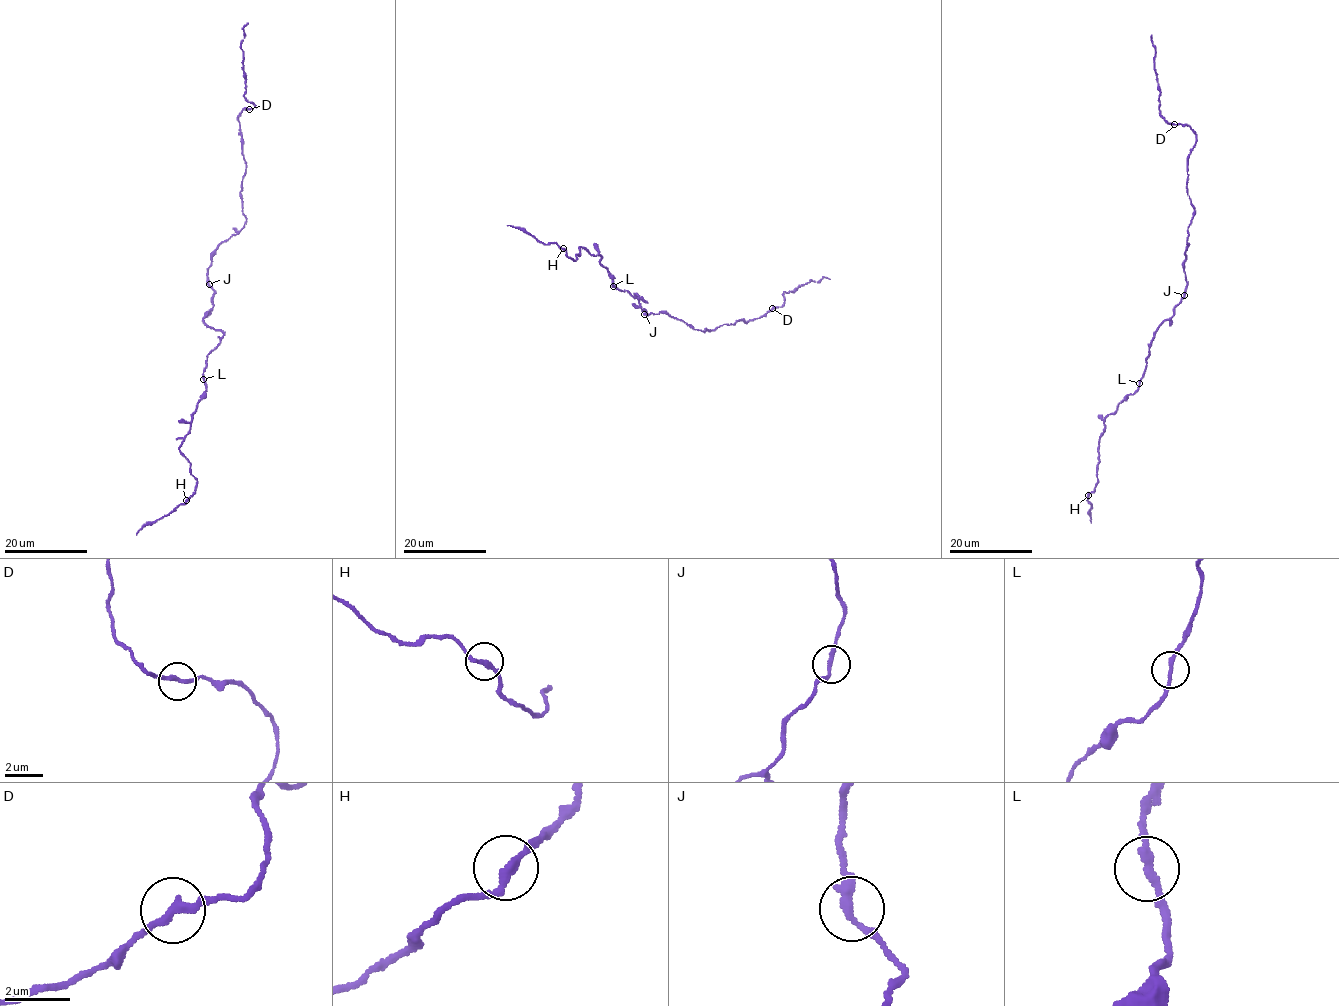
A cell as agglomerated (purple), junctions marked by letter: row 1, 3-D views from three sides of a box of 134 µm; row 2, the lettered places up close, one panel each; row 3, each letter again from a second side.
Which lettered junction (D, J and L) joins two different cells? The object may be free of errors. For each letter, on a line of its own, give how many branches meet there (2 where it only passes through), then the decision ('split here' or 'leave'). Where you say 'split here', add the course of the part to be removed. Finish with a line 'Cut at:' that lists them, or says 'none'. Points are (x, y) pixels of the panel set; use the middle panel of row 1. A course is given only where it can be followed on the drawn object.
D: branches 2; leave
J: branches 2; leave
L: branches 2; leave
Cut at: none

